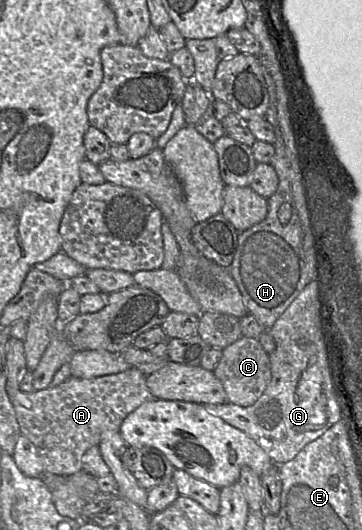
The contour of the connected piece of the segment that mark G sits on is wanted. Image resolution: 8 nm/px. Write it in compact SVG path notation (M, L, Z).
M316 280L303 288L268 331L275 340L276 348L269 354L271 380L261 397L248 407L232 403L203 406L212 415L221 418L252 438L271 460L280 466L292 460L308 443L319 438L341 419L341 409L334 392L327 360Z

